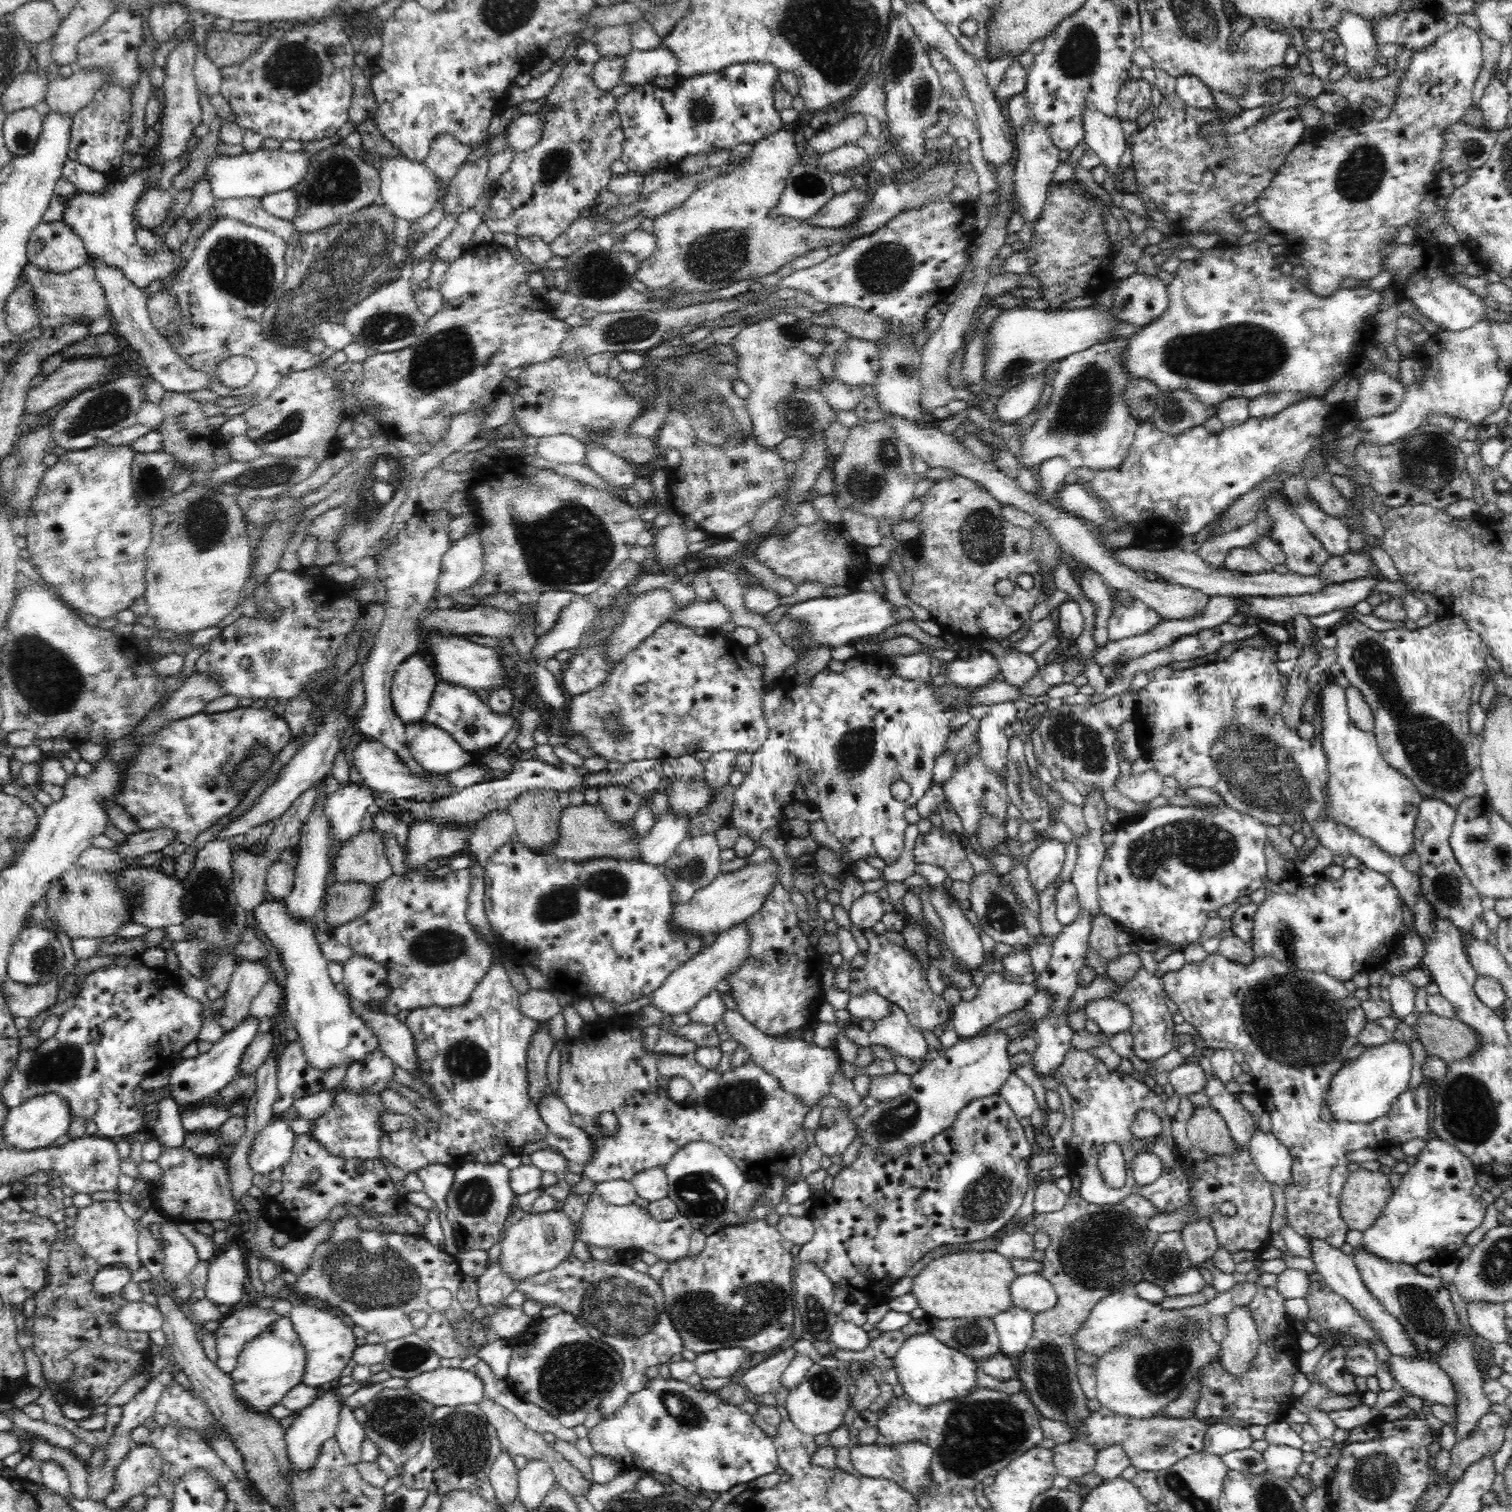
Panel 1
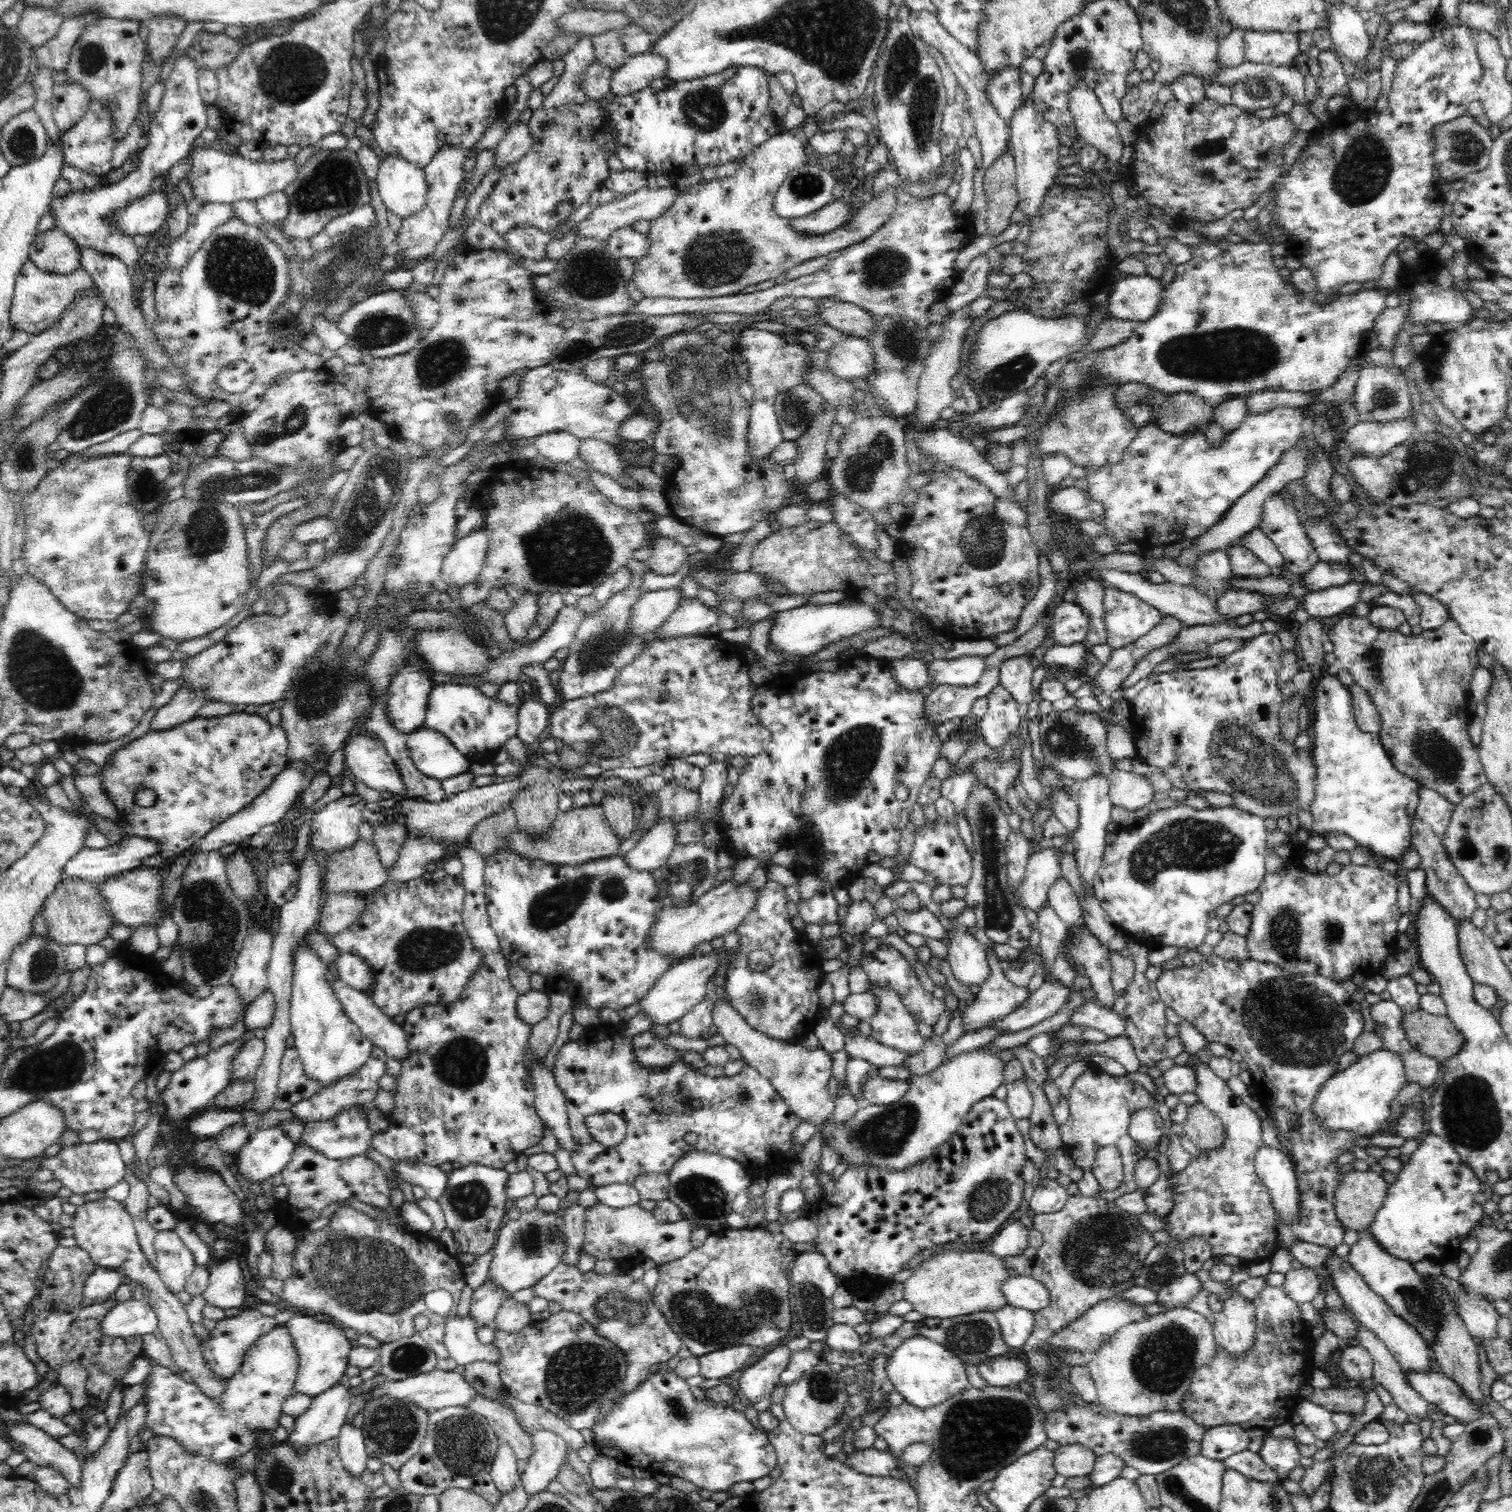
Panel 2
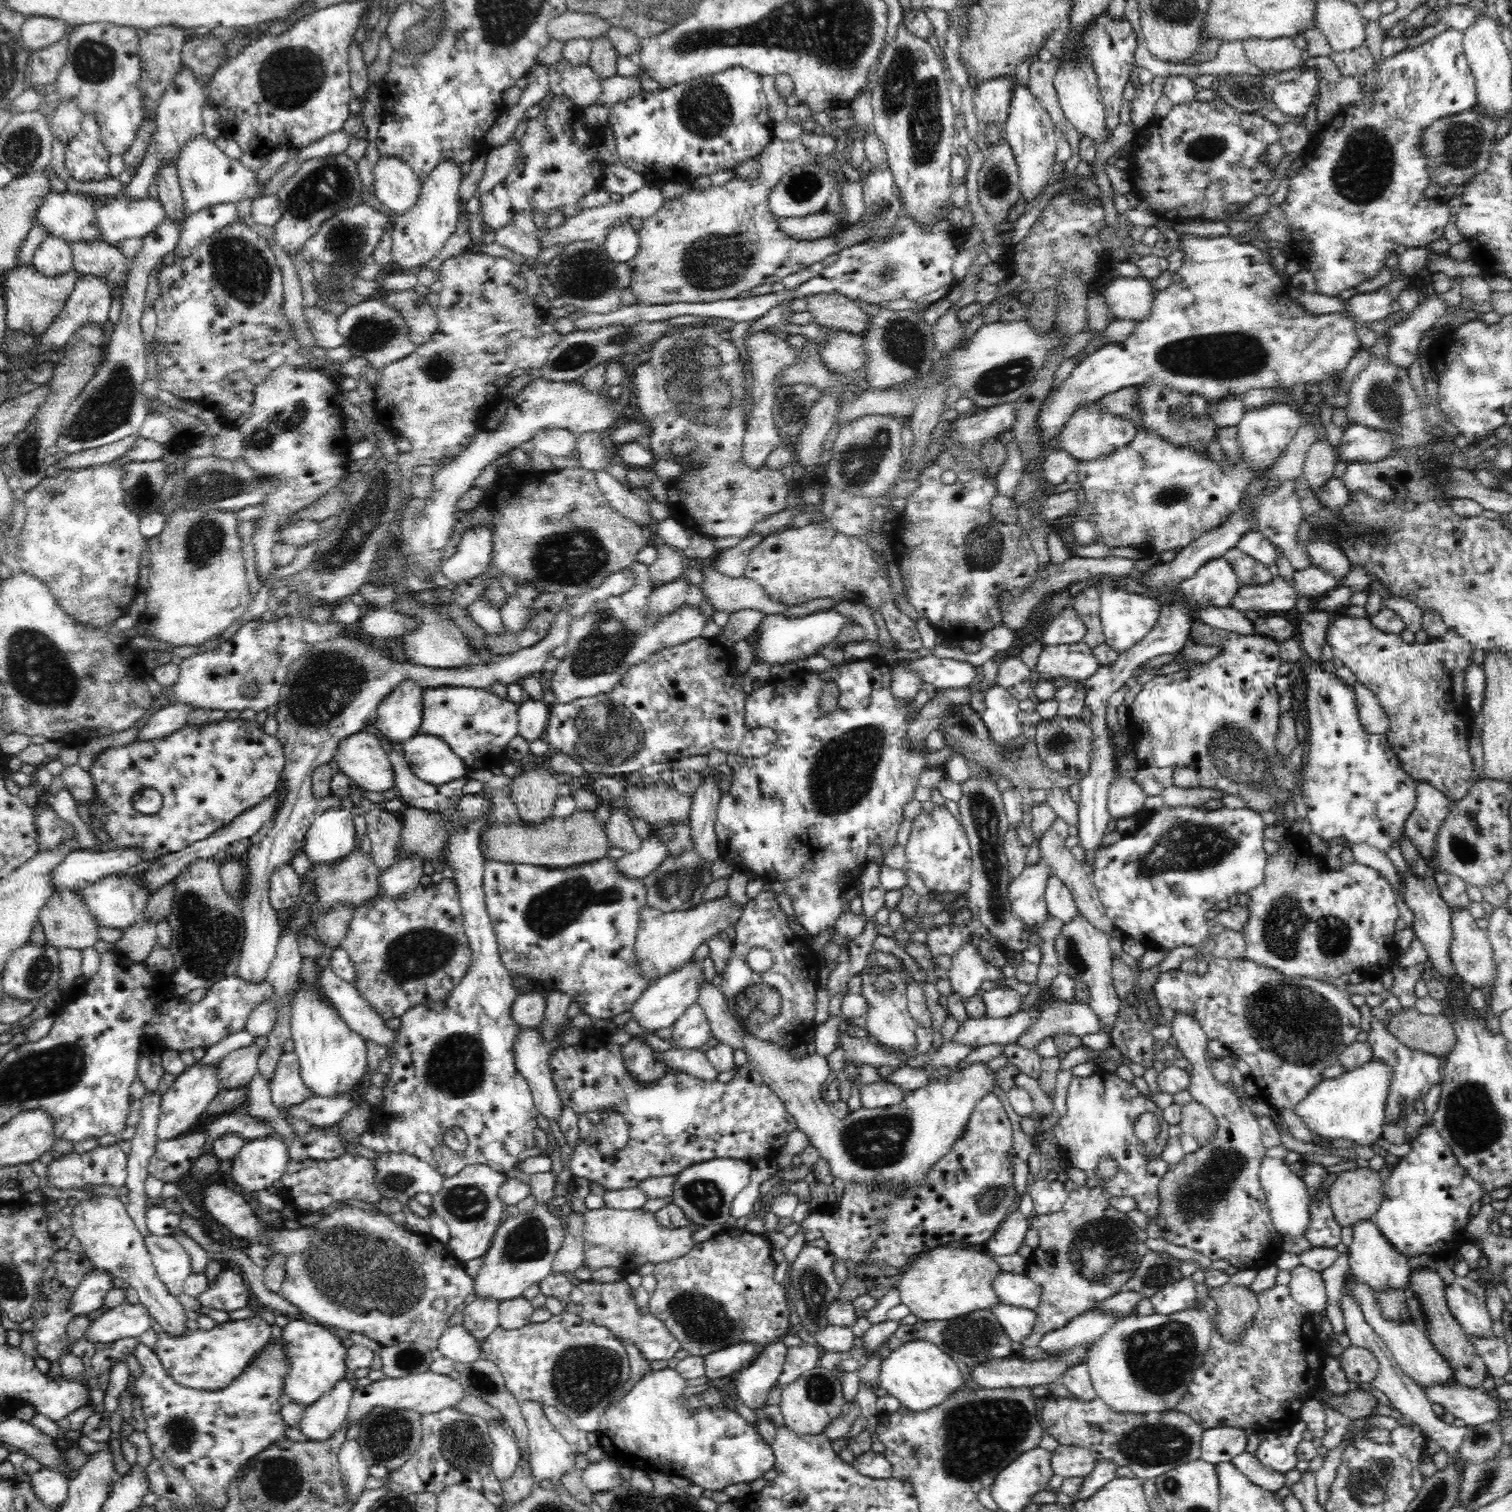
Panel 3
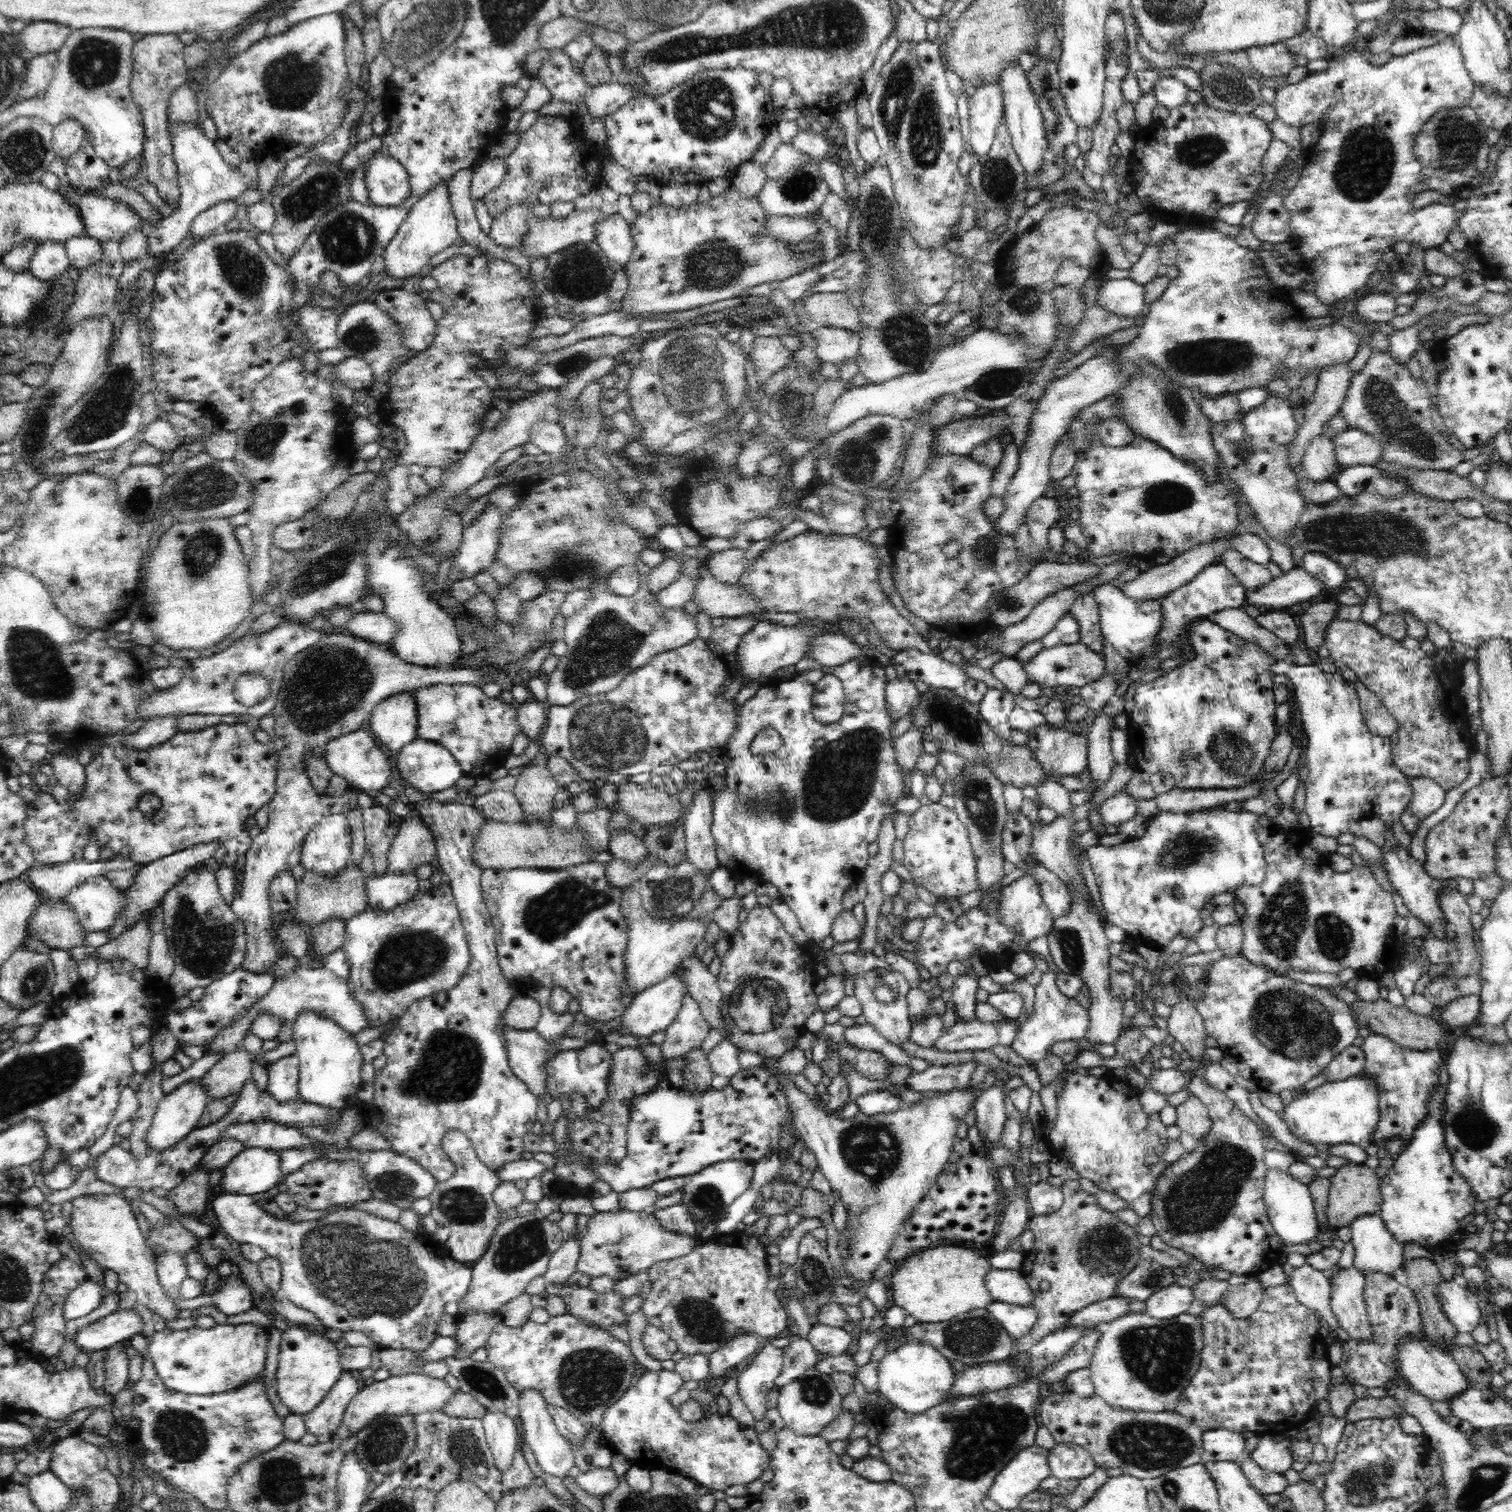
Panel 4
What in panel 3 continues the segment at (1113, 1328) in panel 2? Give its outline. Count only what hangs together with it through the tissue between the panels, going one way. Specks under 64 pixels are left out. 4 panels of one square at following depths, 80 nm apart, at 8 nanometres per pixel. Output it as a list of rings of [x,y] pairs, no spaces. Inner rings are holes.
[[[1090,1309],[1073,1318],[1064,1328],[1045,1334],[1037,1345],[1048,1351],[1050,1356],[1060,1355],[1064,1350],[1076,1346],[1092,1348],[1094,1342],[1123,1317],[1116,1313],[1104,1313],[1100,1309]]]

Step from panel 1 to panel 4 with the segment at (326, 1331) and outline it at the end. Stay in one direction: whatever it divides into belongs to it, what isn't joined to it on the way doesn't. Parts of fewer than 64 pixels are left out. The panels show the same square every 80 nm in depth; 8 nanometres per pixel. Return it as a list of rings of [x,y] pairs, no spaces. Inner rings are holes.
[[[290,1323],[282,1333],[275,1384],[277,1394],[290,1414],[302,1417],[310,1414],[344,1371],[340,1364],[340,1350],[317,1329]]]

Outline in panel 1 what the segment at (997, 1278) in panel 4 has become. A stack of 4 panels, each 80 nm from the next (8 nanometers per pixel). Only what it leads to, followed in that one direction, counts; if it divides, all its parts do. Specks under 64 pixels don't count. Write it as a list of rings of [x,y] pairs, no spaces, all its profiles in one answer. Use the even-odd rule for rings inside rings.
[[[1037,1272],[1016,1276],[1010,1285],[1010,1297],[1012,1306],[1033,1313],[1046,1312],[1057,1302],[1052,1283]]]

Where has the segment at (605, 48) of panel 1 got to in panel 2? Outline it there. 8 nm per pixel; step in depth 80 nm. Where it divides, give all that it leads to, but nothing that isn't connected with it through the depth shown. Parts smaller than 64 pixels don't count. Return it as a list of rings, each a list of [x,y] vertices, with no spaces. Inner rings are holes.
[[[616,30],[592,36],[596,62],[612,68],[616,72],[630,57],[627,55],[621,34]]]

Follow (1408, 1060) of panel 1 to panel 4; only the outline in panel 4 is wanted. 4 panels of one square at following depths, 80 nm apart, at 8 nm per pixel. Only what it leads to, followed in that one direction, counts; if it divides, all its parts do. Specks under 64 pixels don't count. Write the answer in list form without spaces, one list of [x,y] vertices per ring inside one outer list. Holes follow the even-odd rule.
[[[1360,1072],[1346,1080],[1338,1080],[1332,1084],[1322,1084],[1303,1095],[1295,1096],[1294,1100],[1285,1106],[1280,1117],[1285,1120],[1295,1134],[1308,1144],[1321,1142],[1324,1144],[1357,1144],[1366,1147],[1372,1143],[1372,1136],[1380,1118],[1378,1111],[1378,1084],[1371,1074]]]

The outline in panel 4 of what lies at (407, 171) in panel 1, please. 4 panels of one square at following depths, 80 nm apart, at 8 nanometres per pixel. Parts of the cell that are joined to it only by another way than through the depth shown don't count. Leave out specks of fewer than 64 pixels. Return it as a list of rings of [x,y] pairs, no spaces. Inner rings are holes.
[[[373,153],[362,164],[369,197],[377,207],[400,206],[410,194],[409,176],[400,161]]]

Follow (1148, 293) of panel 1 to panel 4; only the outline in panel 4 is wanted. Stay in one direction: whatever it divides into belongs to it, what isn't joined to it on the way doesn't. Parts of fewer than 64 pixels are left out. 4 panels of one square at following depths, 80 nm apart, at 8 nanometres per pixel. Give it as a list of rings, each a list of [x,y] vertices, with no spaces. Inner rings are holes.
[[[1128,278],[1107,279],[1093,295],[1104,310],[1126,318],[1143,319],[1149,306],[1144,300],[1144,285]]]

